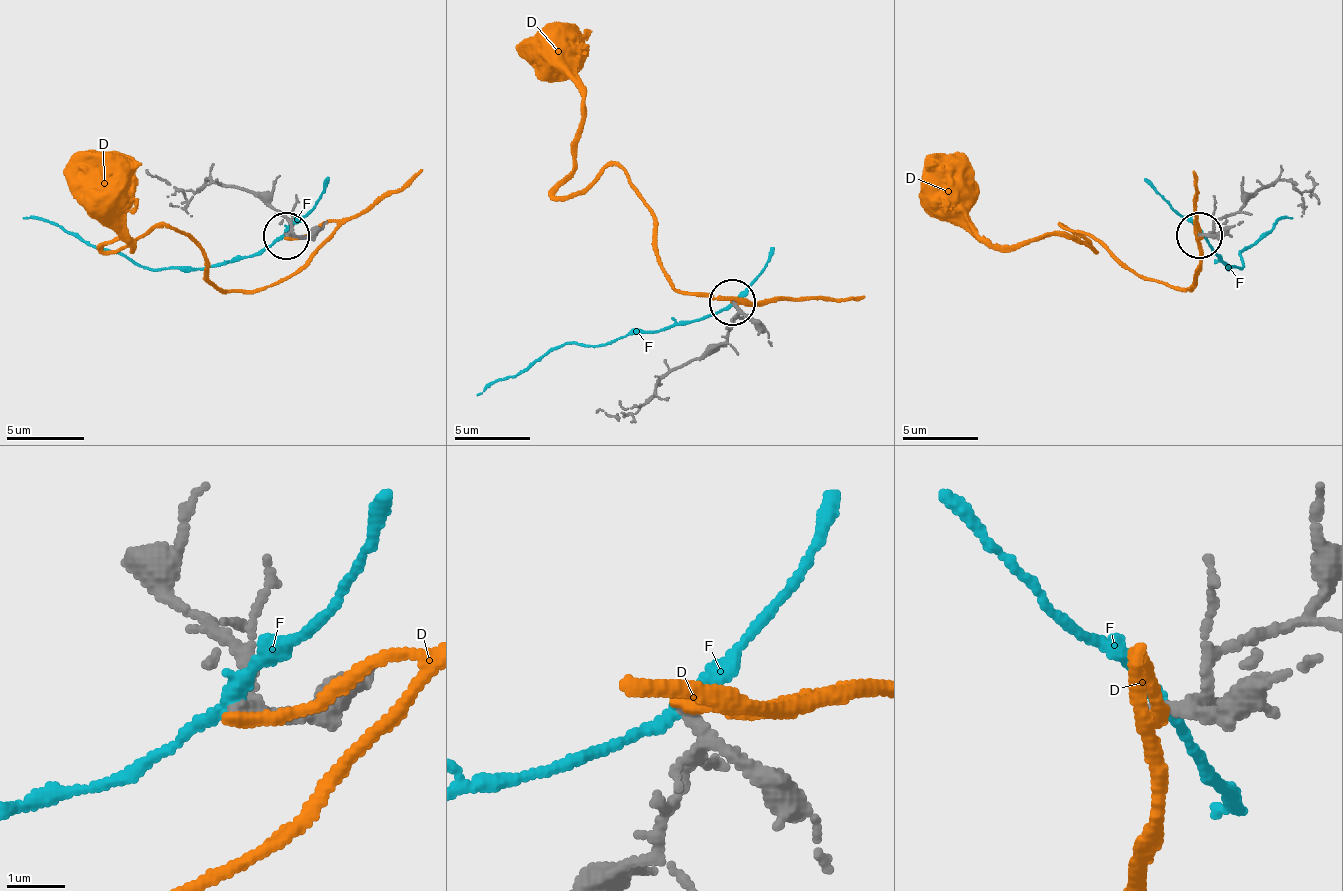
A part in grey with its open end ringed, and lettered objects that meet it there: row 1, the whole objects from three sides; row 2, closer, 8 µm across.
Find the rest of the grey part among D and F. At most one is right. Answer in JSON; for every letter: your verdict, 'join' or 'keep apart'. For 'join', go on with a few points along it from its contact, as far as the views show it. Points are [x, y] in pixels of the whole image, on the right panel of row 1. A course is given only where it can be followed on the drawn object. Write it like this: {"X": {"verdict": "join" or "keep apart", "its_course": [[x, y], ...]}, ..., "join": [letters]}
{"D": {"verdict": "keep apart"}, "F": {"verdict": "keep apart"}, "join": []}

